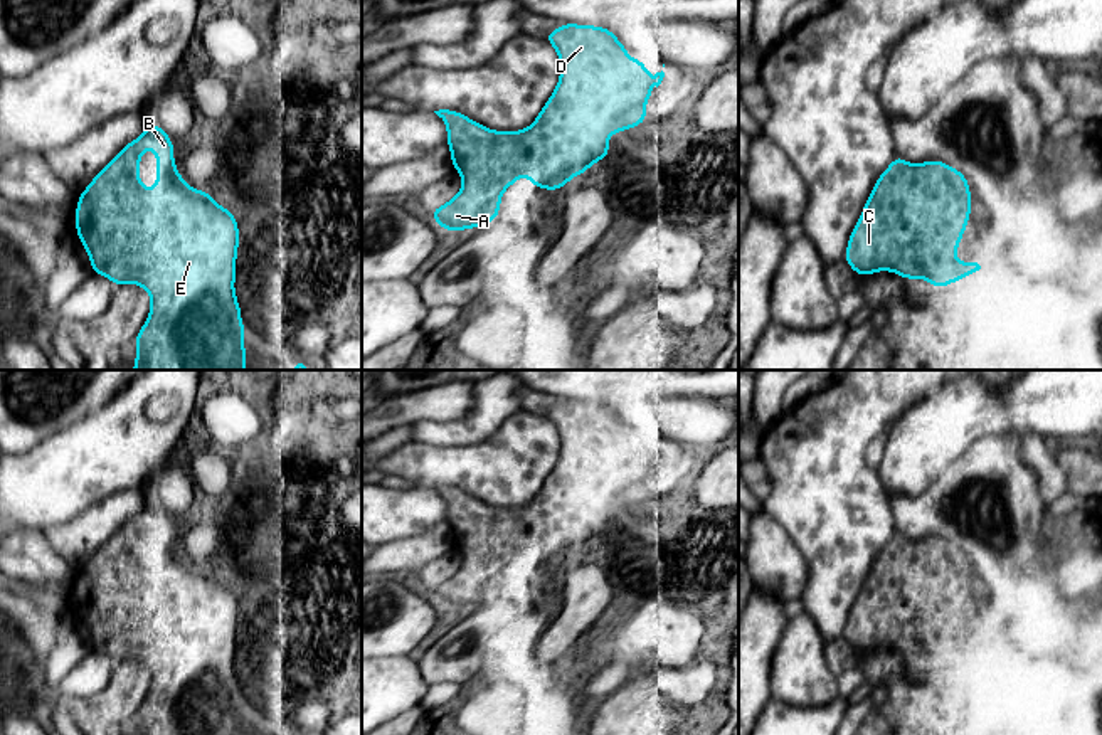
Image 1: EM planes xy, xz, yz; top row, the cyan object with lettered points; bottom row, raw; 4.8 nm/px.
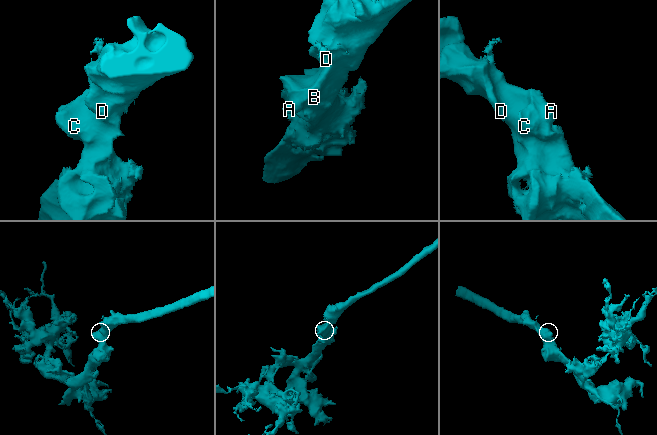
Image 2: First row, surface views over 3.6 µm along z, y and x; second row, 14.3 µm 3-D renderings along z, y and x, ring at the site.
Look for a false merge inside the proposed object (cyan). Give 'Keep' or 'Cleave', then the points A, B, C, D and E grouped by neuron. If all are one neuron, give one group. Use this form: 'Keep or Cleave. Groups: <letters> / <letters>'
Keep. Groups: A B C D E

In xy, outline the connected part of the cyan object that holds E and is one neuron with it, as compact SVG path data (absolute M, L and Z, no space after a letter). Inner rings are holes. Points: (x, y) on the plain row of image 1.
M153 498L145 510L130 518L79 570L74 600L91 644L121 663L133 659L150 669L150 691L135 713L136 735L247 735L246 703L236 674L236 634L239 604L227 584L217 582L205 567L193 567L183 558L173 537L170 513ZM146 525L156 528L156 563L146 567L140 558L140 533Z

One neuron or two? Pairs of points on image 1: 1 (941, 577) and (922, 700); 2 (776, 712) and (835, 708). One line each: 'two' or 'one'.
1: one
2: one

